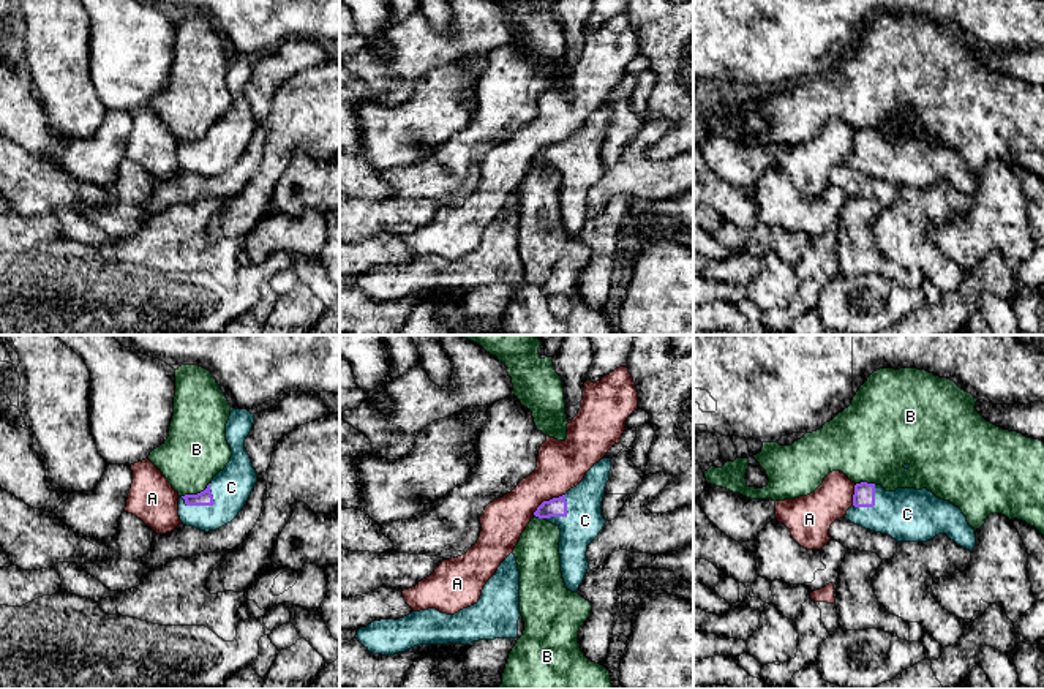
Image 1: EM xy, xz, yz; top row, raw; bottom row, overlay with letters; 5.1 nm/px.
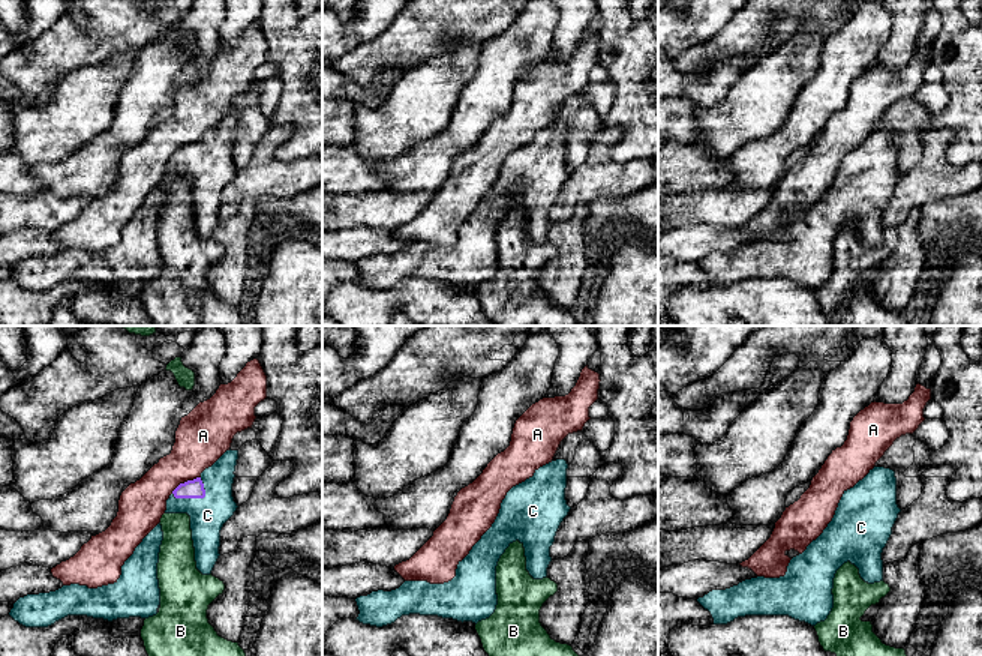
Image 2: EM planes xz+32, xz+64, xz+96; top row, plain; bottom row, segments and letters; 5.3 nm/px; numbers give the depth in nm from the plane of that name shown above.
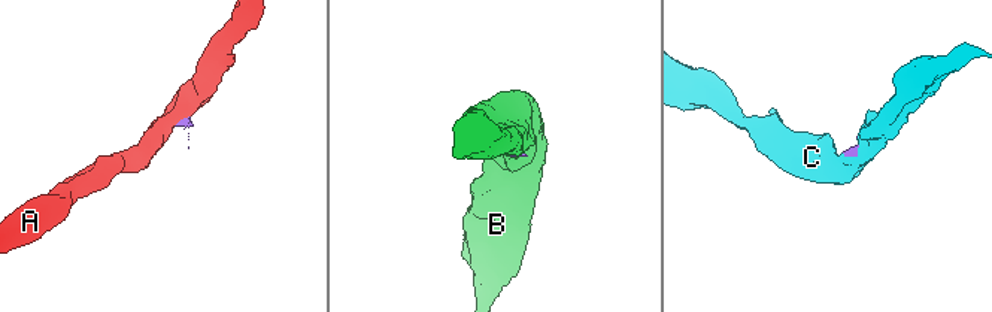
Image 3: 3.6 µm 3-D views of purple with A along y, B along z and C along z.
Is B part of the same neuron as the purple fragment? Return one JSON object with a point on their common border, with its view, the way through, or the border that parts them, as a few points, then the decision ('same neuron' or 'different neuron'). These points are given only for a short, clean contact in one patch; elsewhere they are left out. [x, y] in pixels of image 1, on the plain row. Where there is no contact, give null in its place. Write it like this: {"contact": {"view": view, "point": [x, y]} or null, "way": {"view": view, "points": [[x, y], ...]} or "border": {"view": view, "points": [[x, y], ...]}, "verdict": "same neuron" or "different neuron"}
{"contact": {"view": "xy", "point": [198, 139]}, "border": {"view": "xy", "points": [[209, 128], [202, 136], [182, 143]]}, "verdict": "different neuron"}

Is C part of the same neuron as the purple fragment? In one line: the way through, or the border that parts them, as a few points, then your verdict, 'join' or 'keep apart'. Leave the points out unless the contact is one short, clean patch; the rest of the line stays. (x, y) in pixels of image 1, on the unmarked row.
join

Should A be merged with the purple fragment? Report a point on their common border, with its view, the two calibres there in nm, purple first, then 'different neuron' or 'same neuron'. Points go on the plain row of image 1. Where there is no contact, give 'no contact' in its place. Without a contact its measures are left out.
xz (547, 147) | 100/260 nm | different neuron

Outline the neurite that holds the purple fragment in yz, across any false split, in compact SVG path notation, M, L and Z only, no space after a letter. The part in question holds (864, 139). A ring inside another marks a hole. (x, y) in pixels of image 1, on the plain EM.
M856 130L845 164L897 188L927 188L946 180L970 198L976 193L975 175L962 156L927 134L886 137L881 131Z

